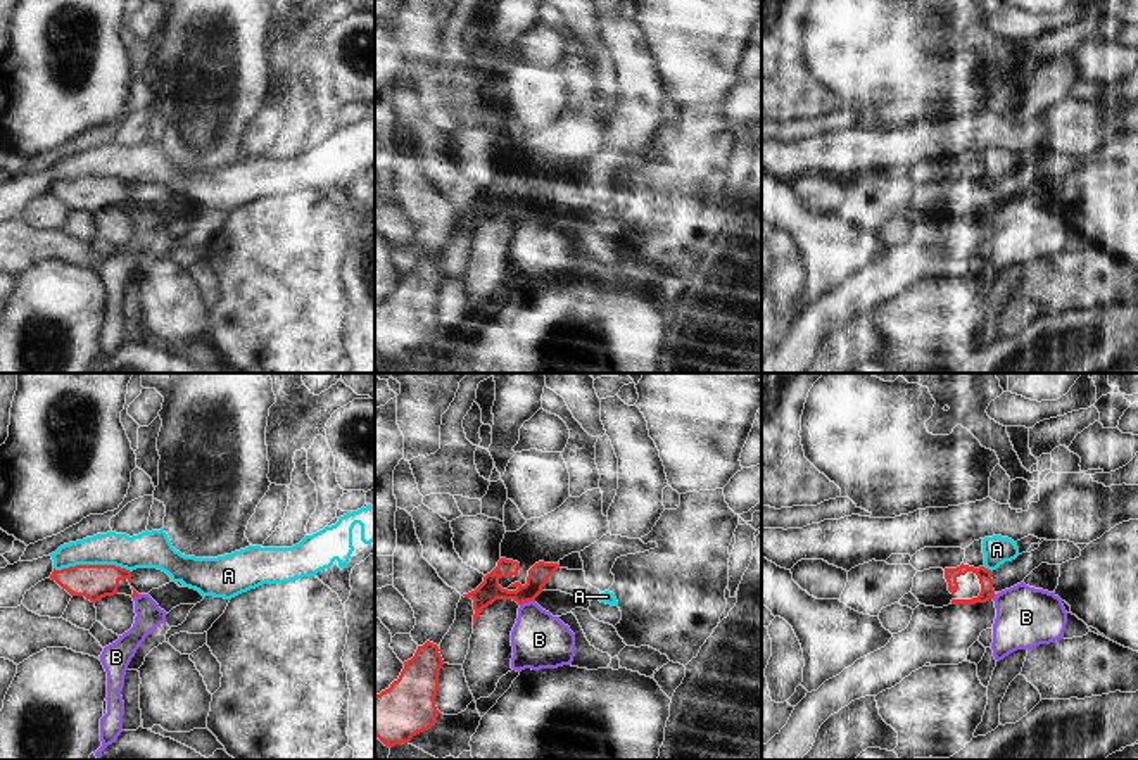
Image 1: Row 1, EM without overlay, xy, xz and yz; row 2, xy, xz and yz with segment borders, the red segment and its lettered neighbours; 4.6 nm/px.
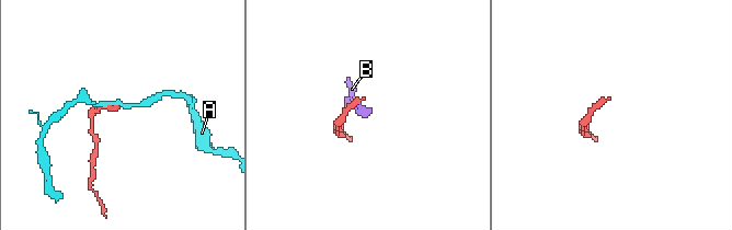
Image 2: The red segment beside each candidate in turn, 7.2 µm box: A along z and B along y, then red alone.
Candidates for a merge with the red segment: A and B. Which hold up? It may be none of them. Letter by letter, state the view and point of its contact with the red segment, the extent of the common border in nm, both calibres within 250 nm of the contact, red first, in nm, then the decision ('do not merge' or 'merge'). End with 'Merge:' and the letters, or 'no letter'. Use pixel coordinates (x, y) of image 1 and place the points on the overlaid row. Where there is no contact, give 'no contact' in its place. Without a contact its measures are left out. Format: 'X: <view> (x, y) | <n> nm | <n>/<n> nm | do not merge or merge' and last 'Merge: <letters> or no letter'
A: xy (92, 565) | 360 nm | 160/160 nm | do not merge
B: xz (527, 601) | 80 nm | 100/260 nm | do not merge
Merge: no letter

